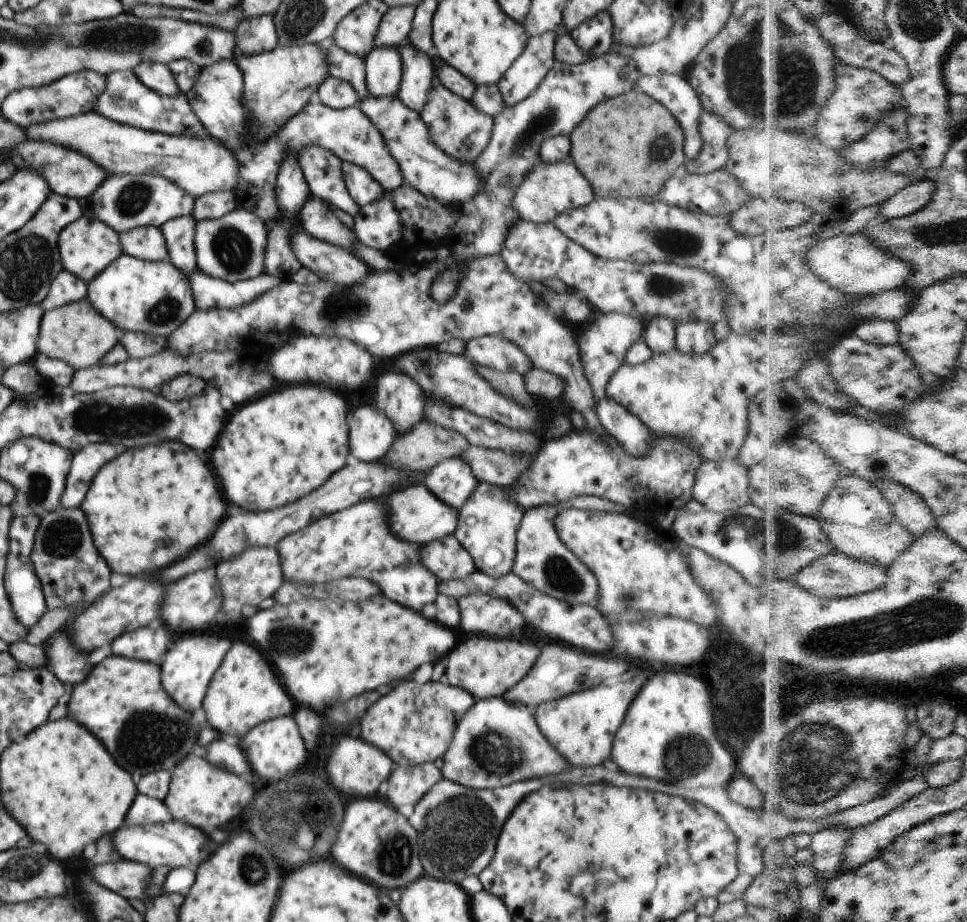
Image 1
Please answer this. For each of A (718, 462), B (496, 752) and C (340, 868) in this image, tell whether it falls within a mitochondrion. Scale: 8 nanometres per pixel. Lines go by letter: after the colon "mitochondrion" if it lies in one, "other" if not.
A: other
B: mitochondrion
C: other

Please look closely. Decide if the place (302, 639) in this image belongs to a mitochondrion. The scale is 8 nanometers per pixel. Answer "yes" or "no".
yes

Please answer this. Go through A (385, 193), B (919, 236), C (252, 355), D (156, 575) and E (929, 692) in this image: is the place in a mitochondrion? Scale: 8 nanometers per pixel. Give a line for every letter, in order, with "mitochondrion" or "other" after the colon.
A: other
B: mitochondrion
C: other
D: other
E: other

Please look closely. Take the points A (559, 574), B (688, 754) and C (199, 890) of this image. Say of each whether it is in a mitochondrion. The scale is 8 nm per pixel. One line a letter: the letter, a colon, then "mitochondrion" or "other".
A: mitochondrion
B: mitochondrion
C: other

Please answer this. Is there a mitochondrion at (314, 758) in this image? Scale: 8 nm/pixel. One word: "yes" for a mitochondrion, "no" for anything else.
no

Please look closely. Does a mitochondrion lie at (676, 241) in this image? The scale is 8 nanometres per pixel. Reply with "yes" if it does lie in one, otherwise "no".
yes

